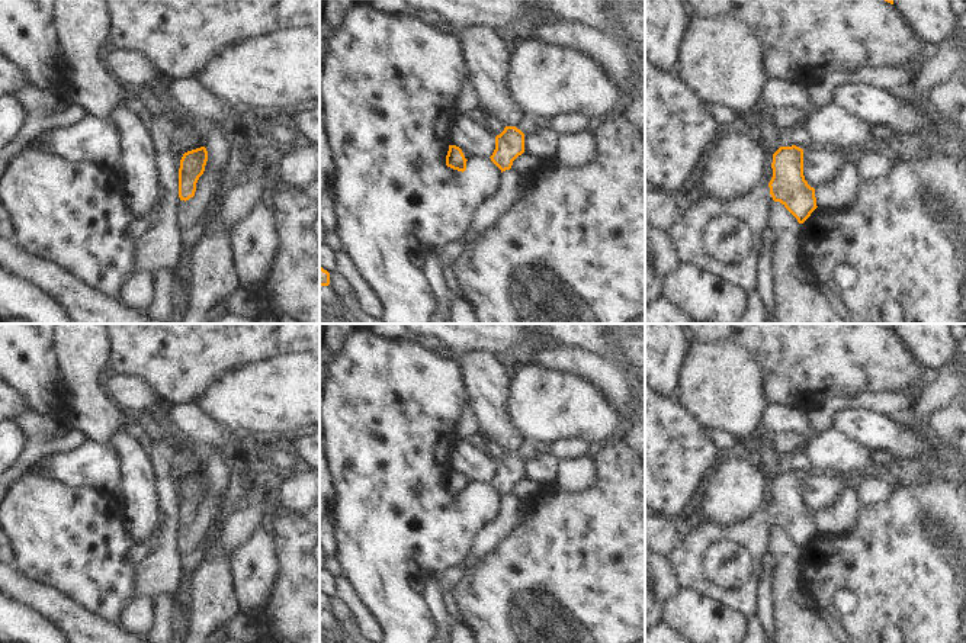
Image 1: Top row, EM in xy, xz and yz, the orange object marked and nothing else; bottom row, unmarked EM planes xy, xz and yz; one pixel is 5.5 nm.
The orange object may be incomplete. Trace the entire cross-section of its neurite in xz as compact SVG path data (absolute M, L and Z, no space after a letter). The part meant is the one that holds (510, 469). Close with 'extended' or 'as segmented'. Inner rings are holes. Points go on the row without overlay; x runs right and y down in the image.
M472 351L455 357L475 415L478 430L490 435L506 451L495 462L491 486L503 496L524 478L524 459L516 453L524 443L507 411L510 377L490 353Z | extended

